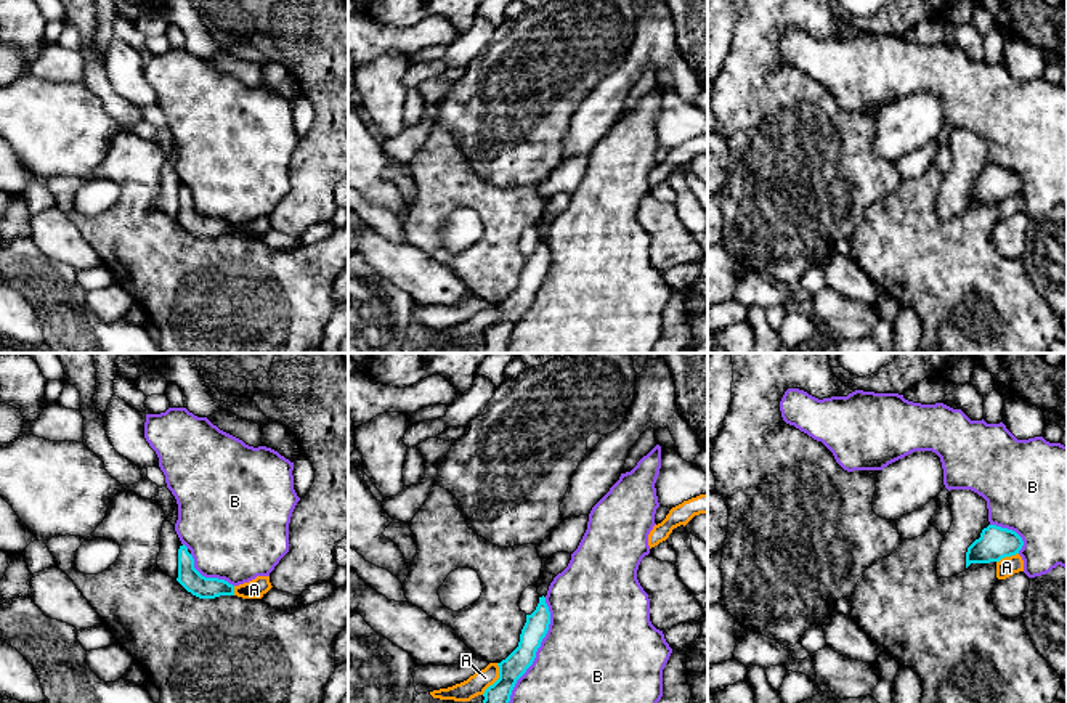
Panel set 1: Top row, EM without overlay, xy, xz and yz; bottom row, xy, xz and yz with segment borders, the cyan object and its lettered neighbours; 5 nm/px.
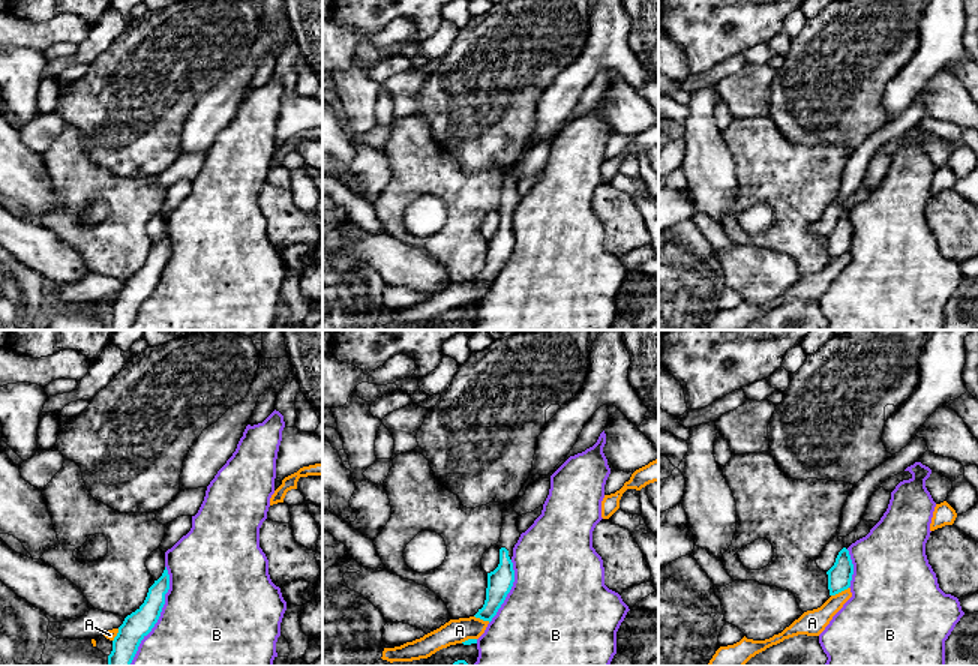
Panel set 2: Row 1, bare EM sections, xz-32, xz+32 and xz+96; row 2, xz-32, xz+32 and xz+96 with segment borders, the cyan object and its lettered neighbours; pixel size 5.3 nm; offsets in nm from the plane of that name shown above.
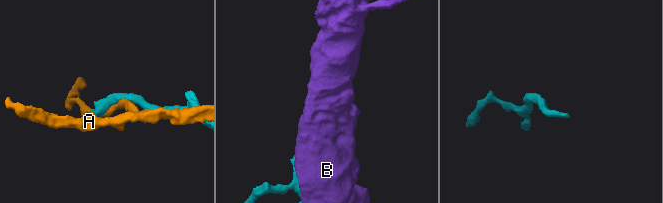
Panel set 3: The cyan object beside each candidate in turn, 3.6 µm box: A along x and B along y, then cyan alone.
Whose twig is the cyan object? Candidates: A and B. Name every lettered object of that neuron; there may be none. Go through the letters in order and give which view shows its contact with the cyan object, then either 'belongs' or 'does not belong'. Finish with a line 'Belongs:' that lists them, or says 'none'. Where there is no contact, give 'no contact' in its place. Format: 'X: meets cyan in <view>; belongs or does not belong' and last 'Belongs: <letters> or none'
A: meets cyan in xz; does not belong
B: meets cyan in xz; does not belong
Belongs: none

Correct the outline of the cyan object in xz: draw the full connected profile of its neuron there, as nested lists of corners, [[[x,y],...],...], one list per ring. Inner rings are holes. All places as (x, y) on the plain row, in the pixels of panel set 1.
[[[542,199],[541,217],[536,225],[539,244],[531,255],[526,255],[518,287],[505,300],[497,303],[499,319],[485,331],[485,340],[478,353],[505,353],[517,321],[533,305],[536,292],[549,271],[550,252],[546,236],[555,215],[546,212],[546,201]]]

